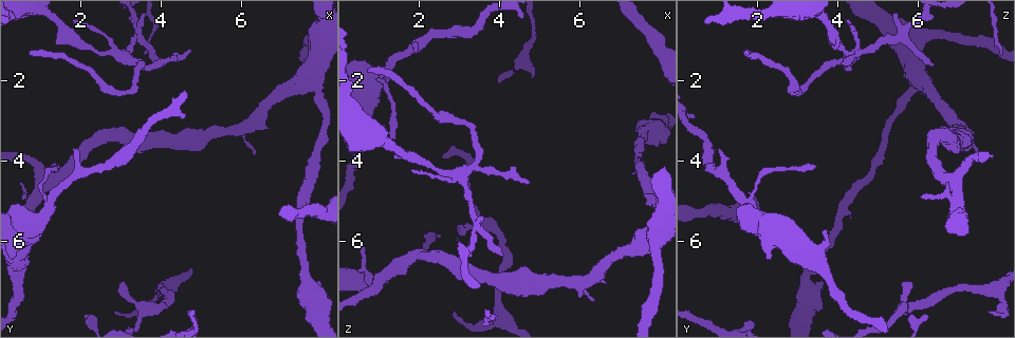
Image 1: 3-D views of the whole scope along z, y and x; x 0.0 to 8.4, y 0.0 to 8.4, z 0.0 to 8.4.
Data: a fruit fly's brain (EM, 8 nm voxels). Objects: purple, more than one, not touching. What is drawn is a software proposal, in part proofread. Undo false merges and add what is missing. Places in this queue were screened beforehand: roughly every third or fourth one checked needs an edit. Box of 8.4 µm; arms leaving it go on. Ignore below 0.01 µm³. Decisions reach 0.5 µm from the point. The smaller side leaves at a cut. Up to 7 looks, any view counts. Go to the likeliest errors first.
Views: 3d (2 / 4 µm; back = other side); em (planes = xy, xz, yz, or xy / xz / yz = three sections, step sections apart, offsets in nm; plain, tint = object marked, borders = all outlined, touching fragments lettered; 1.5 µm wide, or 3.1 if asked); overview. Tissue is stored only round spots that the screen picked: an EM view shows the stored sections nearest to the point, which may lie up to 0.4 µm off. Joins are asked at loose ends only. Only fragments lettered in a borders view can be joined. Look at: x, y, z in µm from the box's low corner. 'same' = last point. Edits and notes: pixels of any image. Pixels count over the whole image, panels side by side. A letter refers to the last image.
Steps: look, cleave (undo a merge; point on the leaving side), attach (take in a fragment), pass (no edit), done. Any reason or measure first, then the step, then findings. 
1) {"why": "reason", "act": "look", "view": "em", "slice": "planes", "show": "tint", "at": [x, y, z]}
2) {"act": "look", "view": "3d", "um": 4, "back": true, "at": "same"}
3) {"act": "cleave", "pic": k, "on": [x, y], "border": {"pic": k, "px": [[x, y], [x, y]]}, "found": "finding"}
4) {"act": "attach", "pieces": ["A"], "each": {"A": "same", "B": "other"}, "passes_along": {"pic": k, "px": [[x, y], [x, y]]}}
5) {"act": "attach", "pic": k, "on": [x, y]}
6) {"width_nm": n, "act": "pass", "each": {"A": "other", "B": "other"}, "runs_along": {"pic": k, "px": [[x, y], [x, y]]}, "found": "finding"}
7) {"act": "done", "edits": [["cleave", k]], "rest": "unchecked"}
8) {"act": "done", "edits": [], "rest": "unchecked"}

{"why": "tapers out", "act": "look", "view": "3d", "um": 4, "at": [2.80, 7.80, 7.75]}

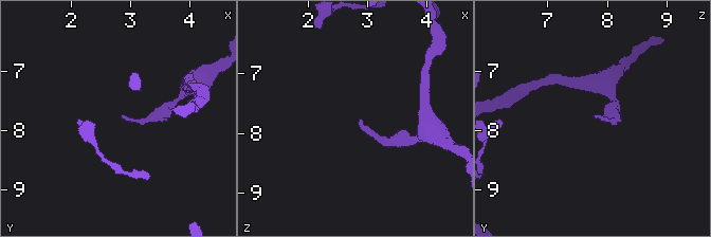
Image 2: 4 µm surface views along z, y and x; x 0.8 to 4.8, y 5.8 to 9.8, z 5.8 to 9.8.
{"why": "now the EM", "act": "look", "view": "em", "slice": "xz", "step": 4, "show": "tint", "at": [2.85, 7.80, 7.75]}

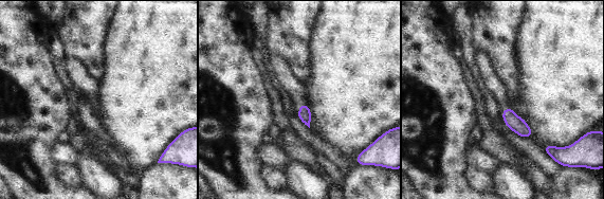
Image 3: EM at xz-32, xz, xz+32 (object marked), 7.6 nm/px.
{"act": "look", "view": "em", "slice": "planes", "show": "borders", "at": "same"}

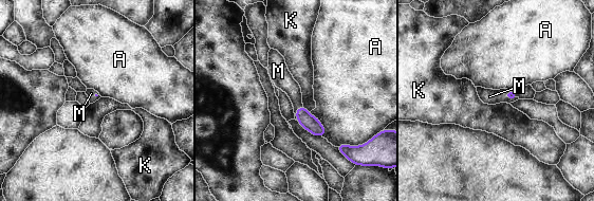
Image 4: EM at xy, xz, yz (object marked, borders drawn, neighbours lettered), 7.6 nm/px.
{"act": "attach", "pieces": ["M"], "each": {"A": "other", "K": "other", "M": "same"}, "found": "the cell continues"}

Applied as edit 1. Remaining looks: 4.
{"act": "look", "view": "overview"}

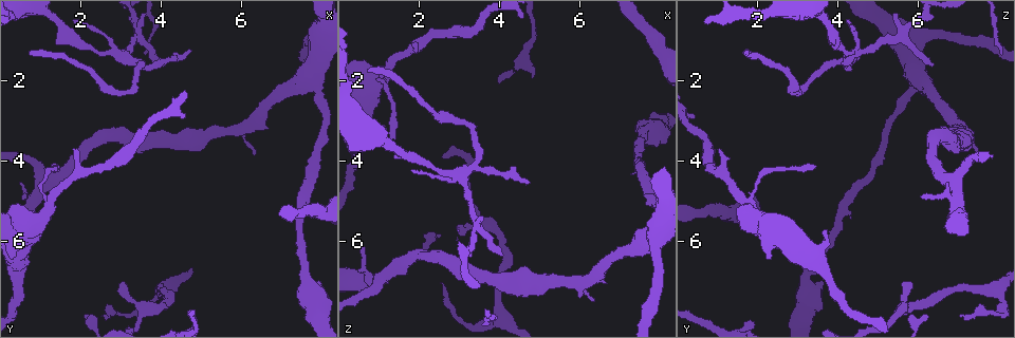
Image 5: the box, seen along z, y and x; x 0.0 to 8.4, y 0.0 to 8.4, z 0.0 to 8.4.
{"why": "sharp bend", "act": "look", "view": "em", "slice": "xz", "step": 8, "show": "tint", "at": [2.80, 1.30, 4.30]}

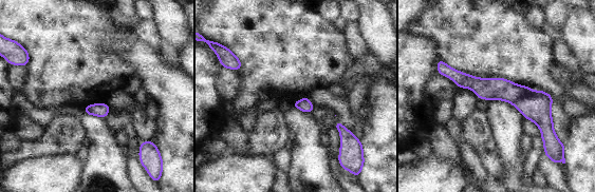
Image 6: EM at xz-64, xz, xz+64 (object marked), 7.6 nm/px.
{"why": "another direction", "act": "look", "view": "em", "slice": "planes", "show": "borders", "at": "same"}

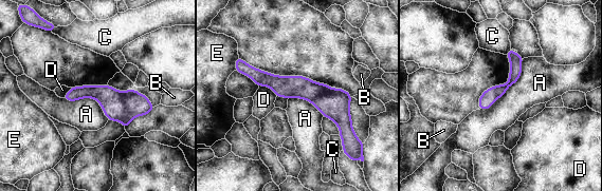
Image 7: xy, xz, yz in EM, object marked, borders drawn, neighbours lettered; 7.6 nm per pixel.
{"act": "cleave", "pic": 7, "on": [139, 103], "each": {"A": "other", "B": "other", "C": "other", "D": "other", "E": "other"}, "border": {"pic": 7, "px": [[125, 91], [127, 107], [135, 115]]}, "found": "two cells meet here"}

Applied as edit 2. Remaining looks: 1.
{"act": "done", "edits": [["attach", 4], ["cleave", 7]], "rest": "unchecked"}

